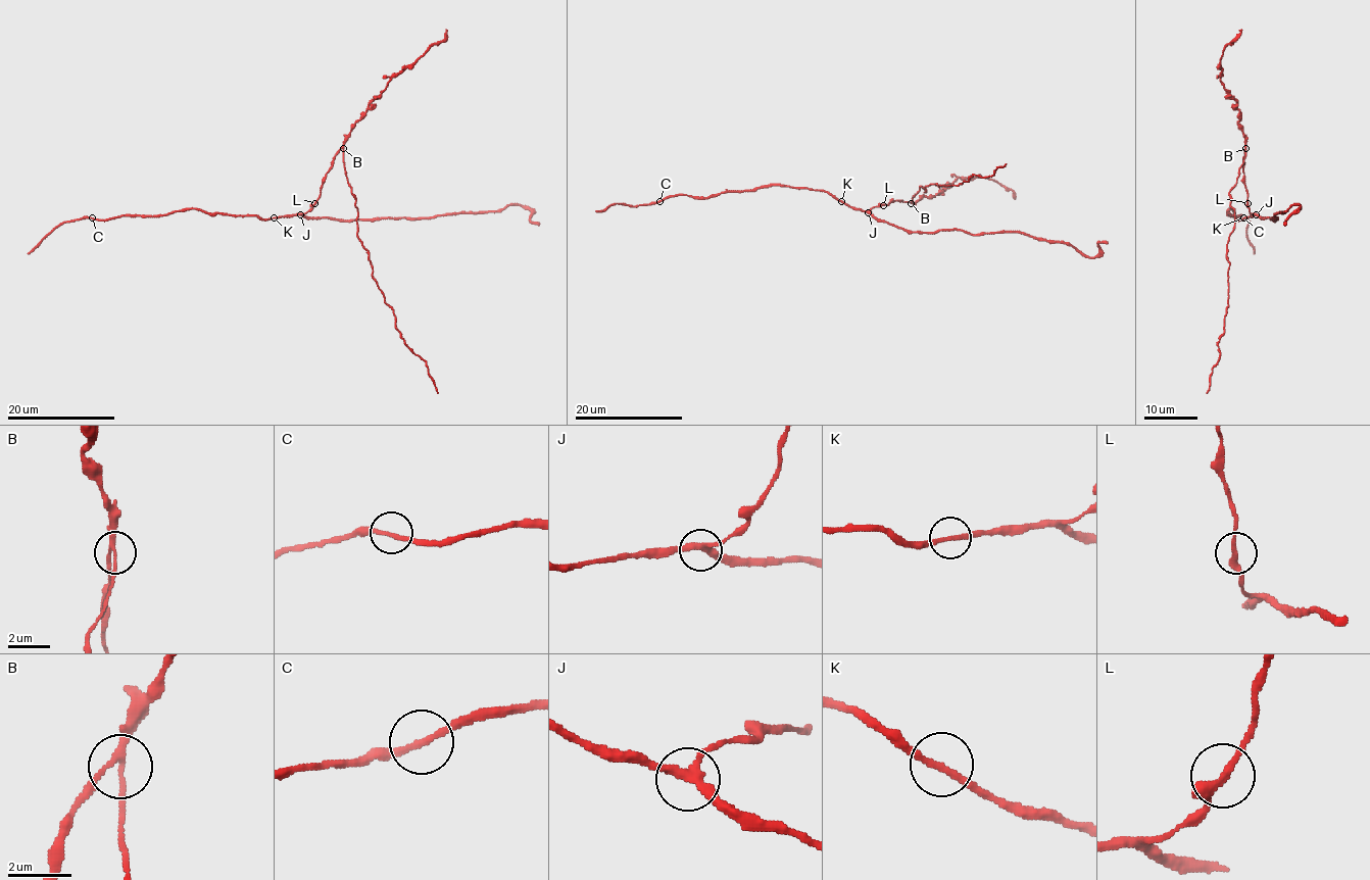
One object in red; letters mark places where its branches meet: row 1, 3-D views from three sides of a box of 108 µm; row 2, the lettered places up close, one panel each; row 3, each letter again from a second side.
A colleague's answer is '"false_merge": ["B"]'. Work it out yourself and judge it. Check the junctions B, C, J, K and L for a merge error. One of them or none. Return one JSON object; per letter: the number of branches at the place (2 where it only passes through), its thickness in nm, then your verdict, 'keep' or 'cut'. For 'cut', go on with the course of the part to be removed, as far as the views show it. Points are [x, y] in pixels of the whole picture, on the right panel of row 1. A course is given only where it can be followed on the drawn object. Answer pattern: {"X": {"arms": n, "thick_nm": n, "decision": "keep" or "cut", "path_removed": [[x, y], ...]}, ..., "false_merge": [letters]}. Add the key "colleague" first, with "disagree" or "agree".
{"colleague": "agree", "B": {"arms": 3, "thick_nm": 170, "decision": "cut", "path_removed": [[1246, 148], [1237, 183], [1229, 193], [1234, 229], [1226, 251], [1227, 309], [1218, 344], [1219, 360], [1206, 392]]}, "C": {"arms": 2, "thick_nm": 200, "decision": "keep"}, "J": {"arms": 3, "thick_nm": 280, "decision": "keep"}, "K": {"arms": 2, "thick_nm": 200, "decision": "keep"}, "L": {"arms": 3, "thick_nm": 200, "decision": "keep"}, "false_merge": ["B"]}

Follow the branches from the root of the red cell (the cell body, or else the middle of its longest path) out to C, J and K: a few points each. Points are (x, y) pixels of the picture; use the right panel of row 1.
C: (1246, 189), (1249, 212), (1253, 213), (1237, 218), (1227, 211), (1230, 208), (1239, 221), (1243, 217)
J: (1246, 189), (1249, 212), (1256, 214)
K: (1246, 189), (1249, 212), (1253, 213), (1243, 217)

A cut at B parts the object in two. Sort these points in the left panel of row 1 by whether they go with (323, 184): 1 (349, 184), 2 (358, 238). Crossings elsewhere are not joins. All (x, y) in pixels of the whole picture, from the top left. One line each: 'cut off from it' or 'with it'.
1: cut off from it
2: cut off from it

